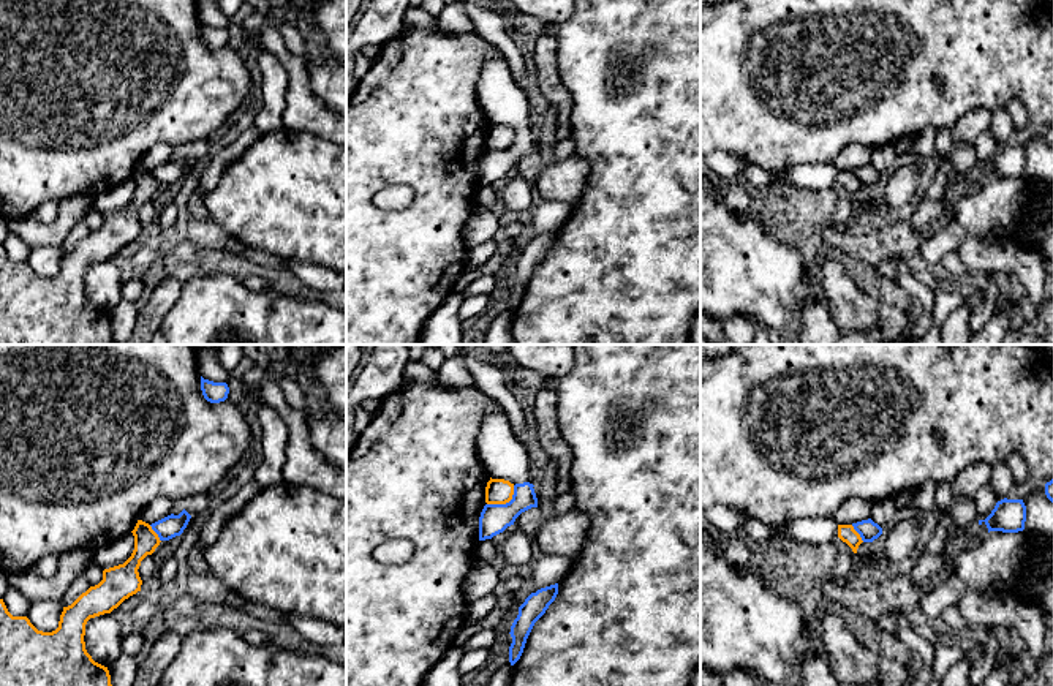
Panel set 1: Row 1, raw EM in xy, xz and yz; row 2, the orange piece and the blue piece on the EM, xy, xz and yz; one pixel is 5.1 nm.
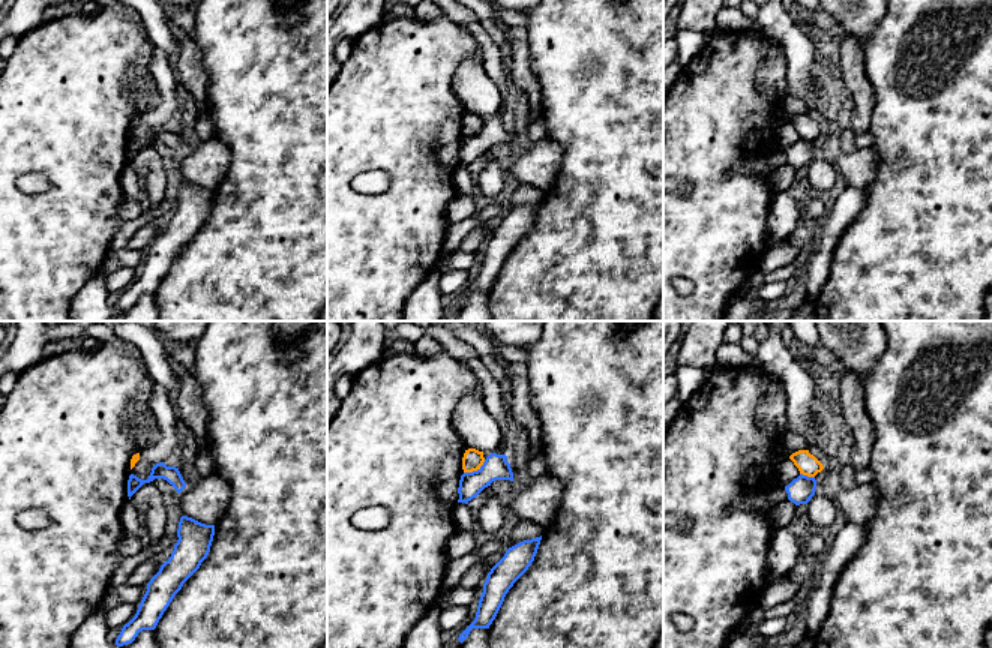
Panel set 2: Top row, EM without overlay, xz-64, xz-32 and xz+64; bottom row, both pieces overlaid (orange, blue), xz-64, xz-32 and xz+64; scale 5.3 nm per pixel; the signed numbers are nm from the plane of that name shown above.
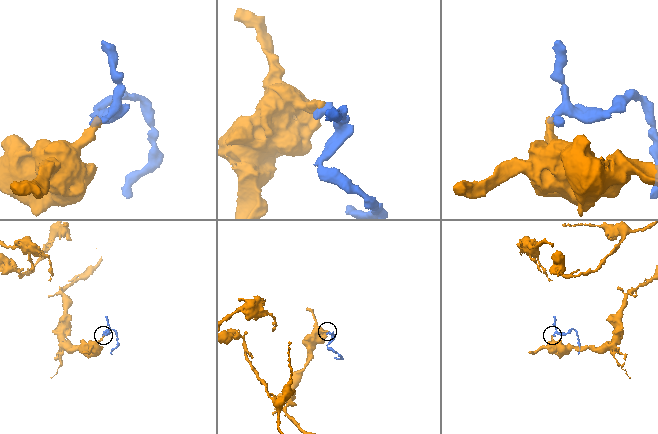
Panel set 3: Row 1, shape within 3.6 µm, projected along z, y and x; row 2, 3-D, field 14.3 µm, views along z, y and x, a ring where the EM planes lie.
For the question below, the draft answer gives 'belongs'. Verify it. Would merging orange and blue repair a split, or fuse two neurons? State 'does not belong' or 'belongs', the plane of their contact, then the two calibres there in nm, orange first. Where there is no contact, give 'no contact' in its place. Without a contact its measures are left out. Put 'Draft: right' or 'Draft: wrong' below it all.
does not belong; contact in xz; calibres 130 and 150 nm
Draft: wrong

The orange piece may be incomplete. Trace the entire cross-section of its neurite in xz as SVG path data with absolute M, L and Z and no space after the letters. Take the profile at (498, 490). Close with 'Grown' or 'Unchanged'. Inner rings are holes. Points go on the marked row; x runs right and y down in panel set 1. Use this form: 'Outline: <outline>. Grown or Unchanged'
Outline: M492 479L485 487L485 503L487 504L506 504L512 499L514 484L504 479Z. Unchanged

